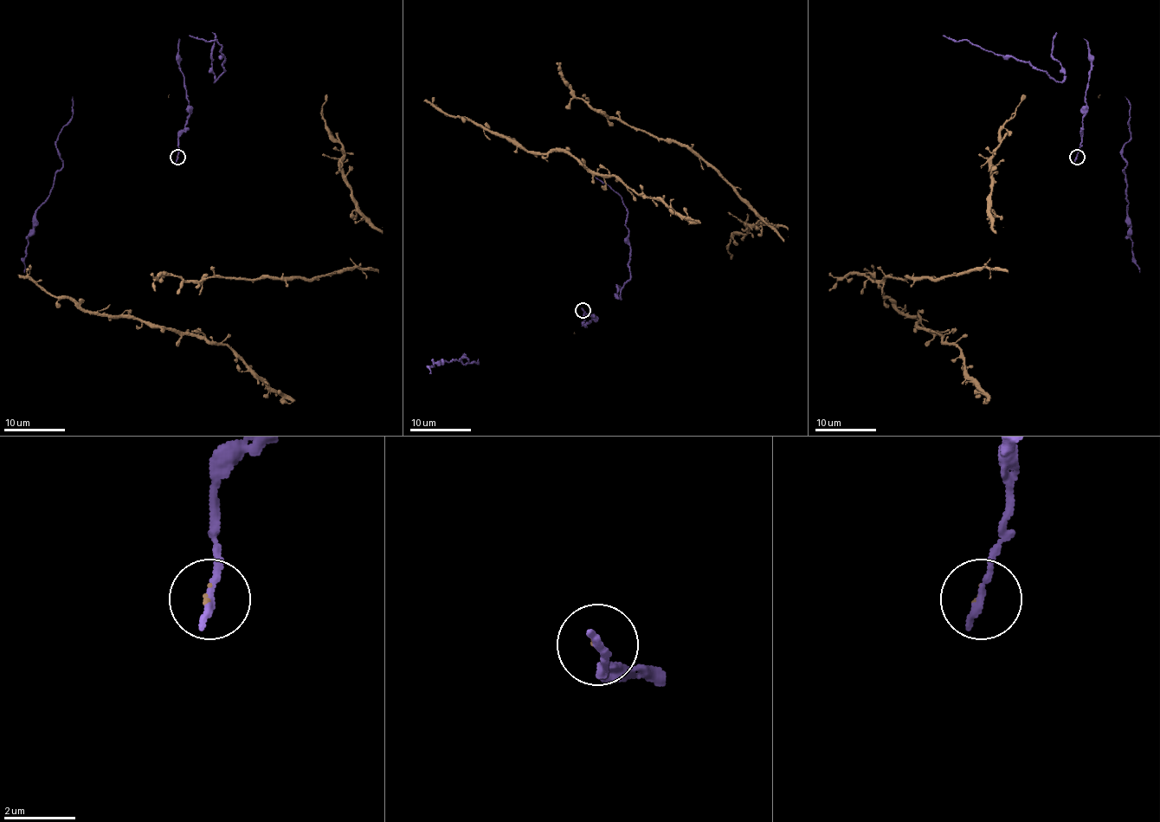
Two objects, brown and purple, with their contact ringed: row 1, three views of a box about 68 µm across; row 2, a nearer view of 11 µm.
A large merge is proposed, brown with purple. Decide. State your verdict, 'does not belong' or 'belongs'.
does not belong

